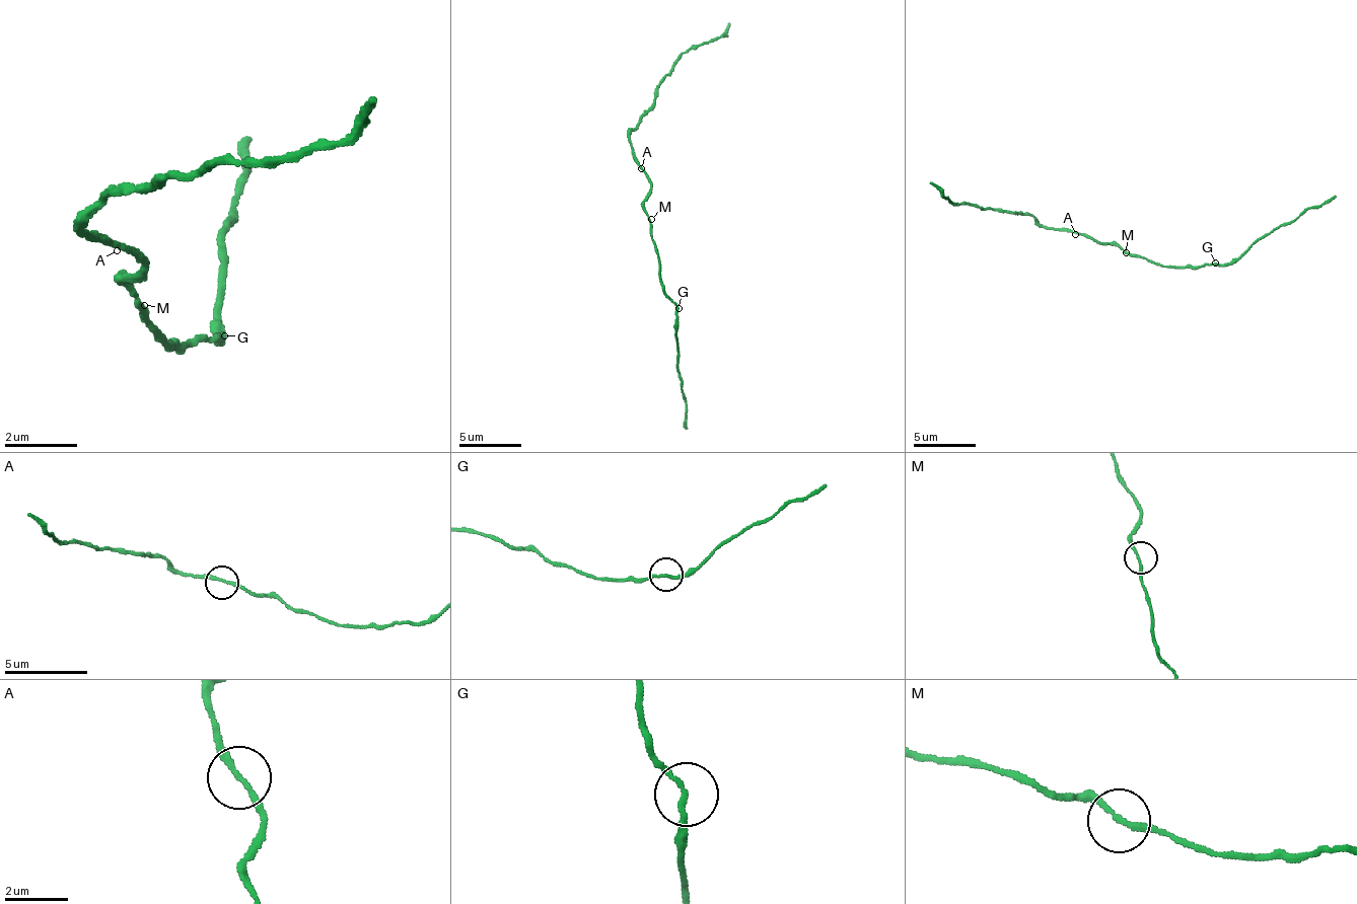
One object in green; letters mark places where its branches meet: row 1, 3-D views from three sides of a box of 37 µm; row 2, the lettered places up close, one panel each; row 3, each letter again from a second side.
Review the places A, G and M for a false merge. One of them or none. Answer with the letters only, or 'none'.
none

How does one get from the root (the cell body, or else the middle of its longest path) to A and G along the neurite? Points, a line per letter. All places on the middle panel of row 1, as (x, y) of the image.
A: (644, 209), (651, 178), (641, 168)
G: (644, 209), (651, 222), (651, 237), (660, 256), (663, 293), (679, 309)

